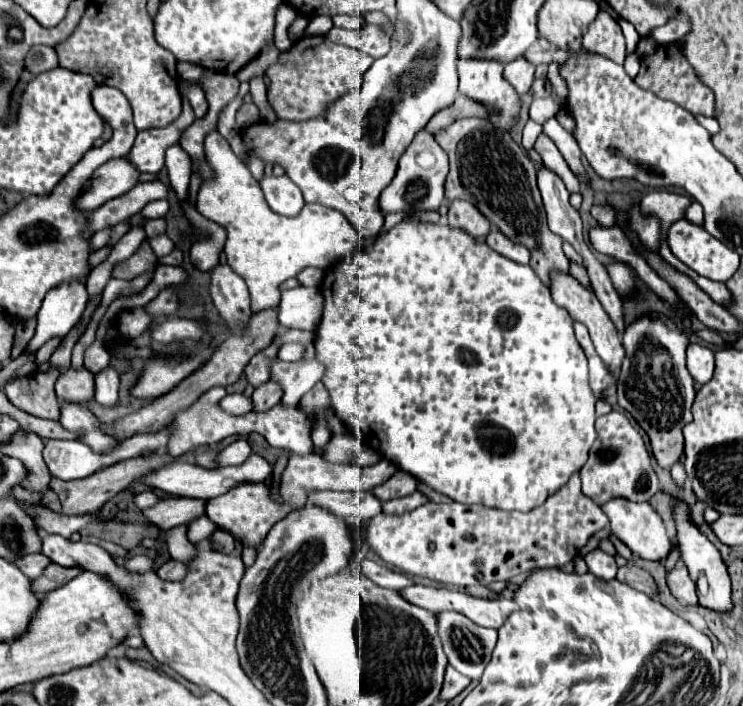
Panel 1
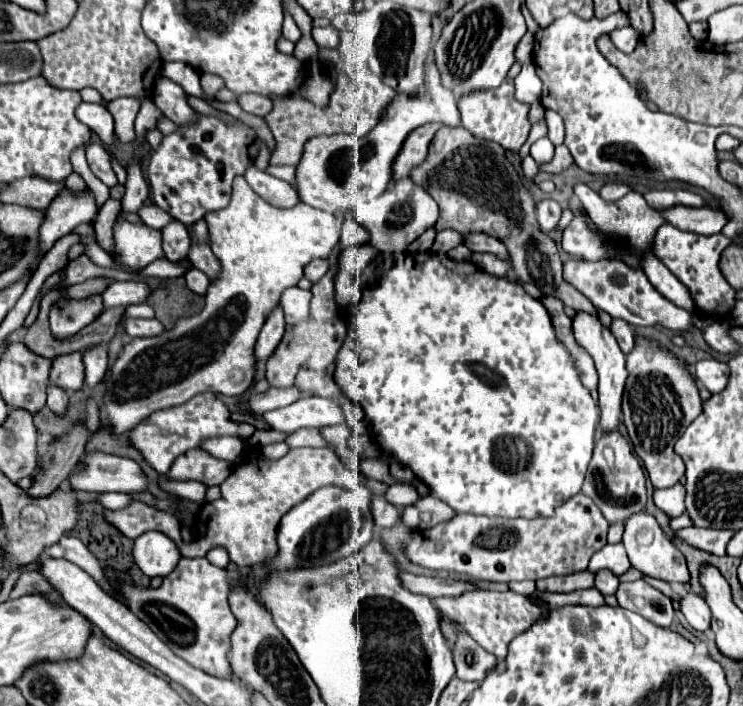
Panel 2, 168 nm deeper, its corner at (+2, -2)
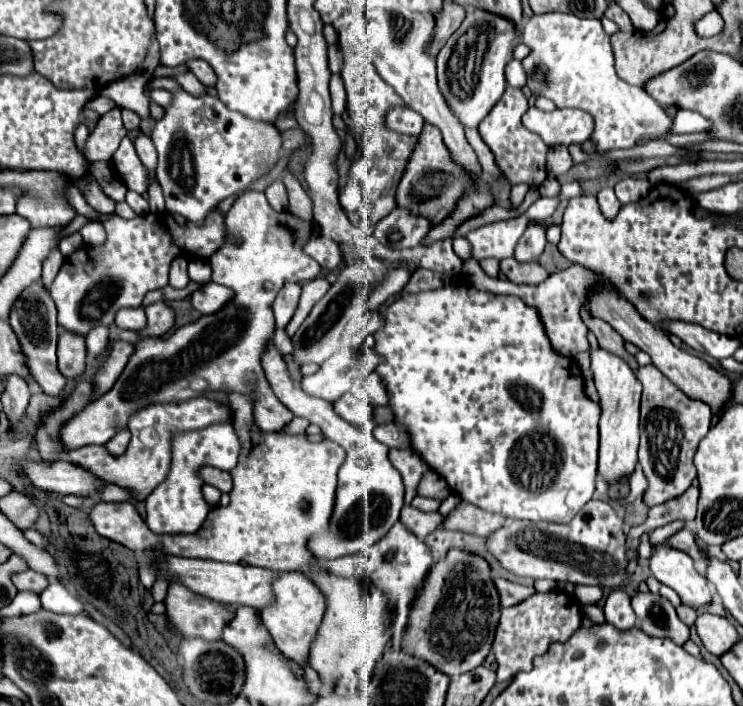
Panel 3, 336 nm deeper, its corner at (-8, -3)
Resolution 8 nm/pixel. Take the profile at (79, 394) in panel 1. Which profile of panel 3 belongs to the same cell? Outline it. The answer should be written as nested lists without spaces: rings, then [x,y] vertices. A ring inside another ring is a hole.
[[[61,329],[59,345],[57,345],[57,359],[59,359],[59,371],[67,379],[75,379],[75,377],[83,375],[85,361],[87,361],[85,337],[67,333]]]

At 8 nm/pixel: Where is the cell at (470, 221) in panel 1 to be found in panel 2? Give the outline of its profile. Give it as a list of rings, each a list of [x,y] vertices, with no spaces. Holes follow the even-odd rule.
[[[469,232],[465,234],[465,246],[471,252],[489,252],[495,254],[499,260],[509,260],[509,252],[505,248],[505,244],[501,244],[501,240],[483,234],[483,232]]]

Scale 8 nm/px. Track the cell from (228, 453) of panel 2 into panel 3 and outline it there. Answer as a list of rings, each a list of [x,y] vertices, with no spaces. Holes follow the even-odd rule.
[[[211,425],[207,429],[181,433],[173,439],[173,465],[167,479],[151,491],[147,497],[147,525],[155,533],[195,533],[207,513],[211,511],[211,505],[205,503],[201,495],[203,481],[197,477],[197,469],[203,465],[219,467],[219,469],[233,469],[237,465],[239,457],[239,437],[233,429],[233,425]]]

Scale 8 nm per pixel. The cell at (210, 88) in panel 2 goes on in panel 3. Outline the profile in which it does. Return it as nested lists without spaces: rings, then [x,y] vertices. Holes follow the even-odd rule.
[[[195,59],[195,61],[189,61],[189,63],[187,63],[187,67],[191,69],[191,73],[195,73],[195,75],[197,75],[197,79],[199,79],[205,87],[213,87],[213,85],[215,85],[215,81],[217,81],[215,71],[213,71],[205,61]]]

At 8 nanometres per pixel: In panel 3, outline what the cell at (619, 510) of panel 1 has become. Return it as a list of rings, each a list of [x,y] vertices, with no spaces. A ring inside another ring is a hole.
[[[667,543],[653,545],[649,557],[649,569],[657,581],[671,587],[683,605],[705,607],[711,603],[713,587],[711,583],[695,569],[693,559],[679,549],[671,549]]]

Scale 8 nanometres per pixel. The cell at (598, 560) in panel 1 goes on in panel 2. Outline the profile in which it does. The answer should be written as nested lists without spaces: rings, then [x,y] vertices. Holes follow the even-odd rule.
[[[601,570],[597,572],[597,578],[595,578],[595,588],[603,594],[603,596],[611,596],[617,592],[617,586],[619,586],[619,578],[615,578],[609,570]]]

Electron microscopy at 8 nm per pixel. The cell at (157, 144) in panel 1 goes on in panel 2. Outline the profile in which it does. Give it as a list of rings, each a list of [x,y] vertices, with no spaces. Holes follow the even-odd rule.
[[[101,142],[89,144],[87,146],[87,162],[91,166],[91,172],[105,184],[105,186],[115,186],[117,184],[117,176],[113,176],[113,168],[111,168],[111,156],[109,152],[103,148]]]

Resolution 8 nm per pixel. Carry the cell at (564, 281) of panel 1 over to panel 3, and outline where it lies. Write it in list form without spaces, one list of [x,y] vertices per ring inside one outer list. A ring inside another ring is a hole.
[[[603,347],[589,349],[591,353],[591,371],[595,375],[595,387],[599,391],[599,403],[603,409],[599,421],[599,473],[603,479],[617,481],[621,475],[631,475],[637,461],[637,445],[639,445],[639,397],[641,385],[635,377],[635,371],[627,365],[627,361],[619,359],[611,351]]]

